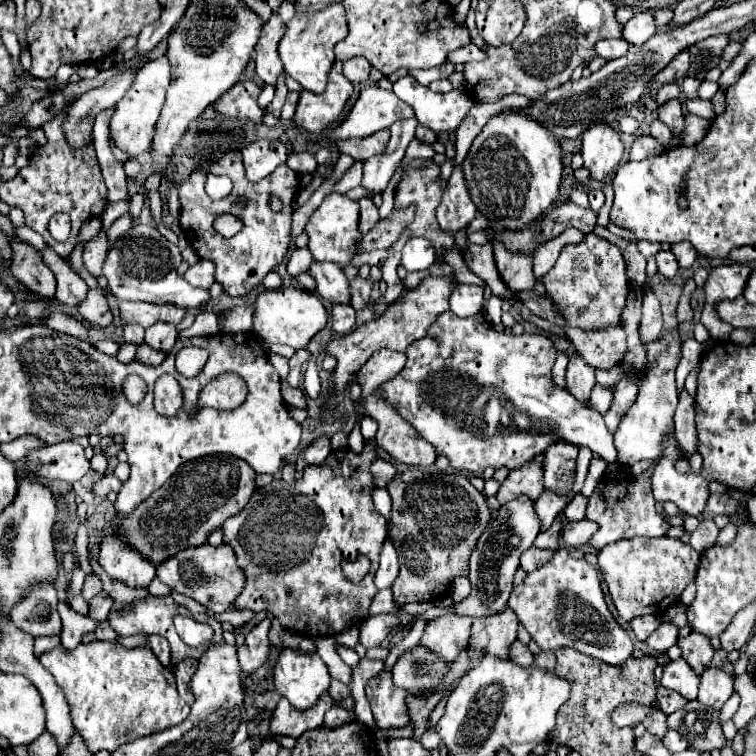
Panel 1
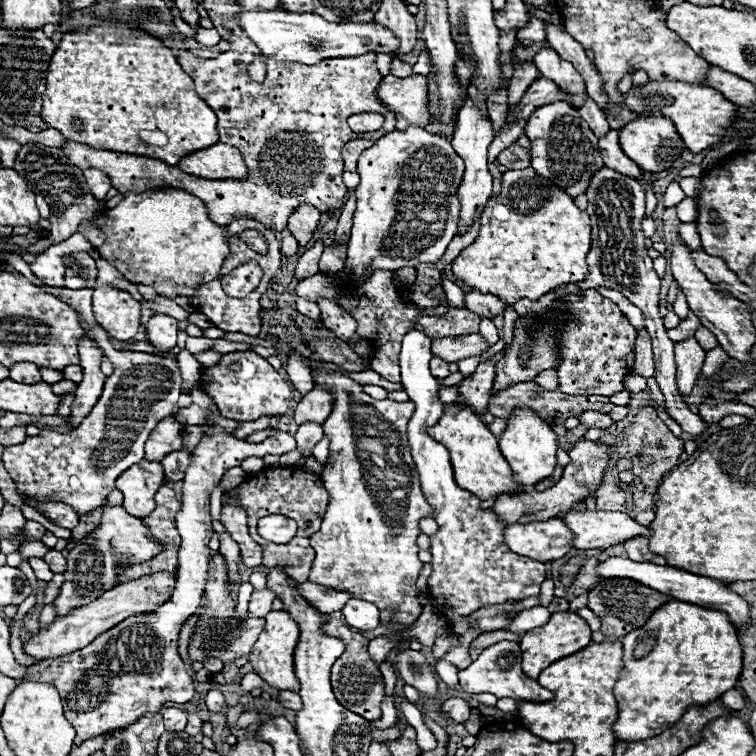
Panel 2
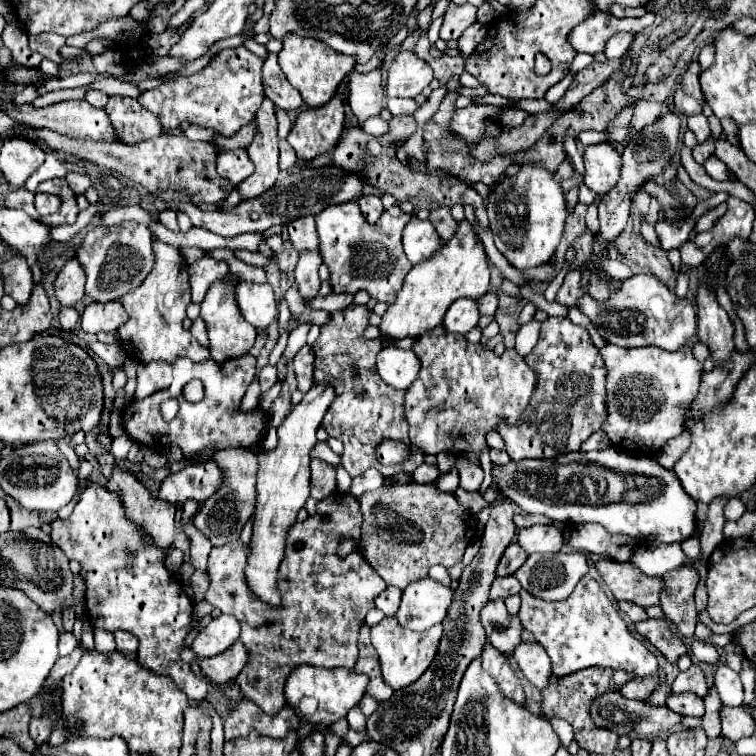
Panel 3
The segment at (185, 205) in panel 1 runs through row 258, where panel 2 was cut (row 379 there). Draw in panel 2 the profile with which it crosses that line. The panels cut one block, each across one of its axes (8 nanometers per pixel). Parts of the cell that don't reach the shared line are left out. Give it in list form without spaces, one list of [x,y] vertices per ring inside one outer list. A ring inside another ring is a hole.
[[[256,352],[224,354],[220,364],[208,368],[208,374],[204,376],[204,380],[208,380],[206,394],[214,398],[220,414],[224,418],[232,418],[240,422],[256,420],[264,414],[268,416],[286,414],[294,398],[292,386],[268,364],[266,358],[258,356]]]

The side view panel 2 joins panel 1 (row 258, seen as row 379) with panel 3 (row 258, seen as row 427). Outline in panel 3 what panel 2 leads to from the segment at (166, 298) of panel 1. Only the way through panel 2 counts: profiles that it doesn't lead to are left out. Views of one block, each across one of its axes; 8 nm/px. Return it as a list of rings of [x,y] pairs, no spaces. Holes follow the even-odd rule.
[[[126,222],[126,228],[106,228],[106,238],[90,238],[90,246],[80,246],[76,252],[76,258],[80,260],[88,278],[86,294],[96,302],[110,302],[140,286],[154,266],[152,242],[152,232],[136,222]]]

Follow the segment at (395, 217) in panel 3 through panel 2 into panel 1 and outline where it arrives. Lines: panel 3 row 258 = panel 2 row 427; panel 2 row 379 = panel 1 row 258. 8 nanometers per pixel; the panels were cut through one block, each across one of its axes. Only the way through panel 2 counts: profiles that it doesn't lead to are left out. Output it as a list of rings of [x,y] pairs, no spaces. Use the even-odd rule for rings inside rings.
[[[330,194],[324,202],[312,212],[310,220],[306,222],[304,232],[308,234],[308,250],[312,252],[314,260],[320,262],[336,262],[338,266],[346,268],[350,258],[354,256],[354,242],[360,238],[358,232],[358,202],[350,200],[342,194]]]

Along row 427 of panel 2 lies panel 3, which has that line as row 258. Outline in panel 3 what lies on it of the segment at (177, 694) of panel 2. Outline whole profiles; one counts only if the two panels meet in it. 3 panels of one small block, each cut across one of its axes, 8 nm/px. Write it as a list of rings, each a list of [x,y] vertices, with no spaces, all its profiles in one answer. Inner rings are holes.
[[[204,256],[202,260],[194,262],[188,272],[190,272],[190,286],[192,286],[192,302],[200,304],[204,300],[210,284],[224,278],[230,270],[228,270],[226,262]]]

